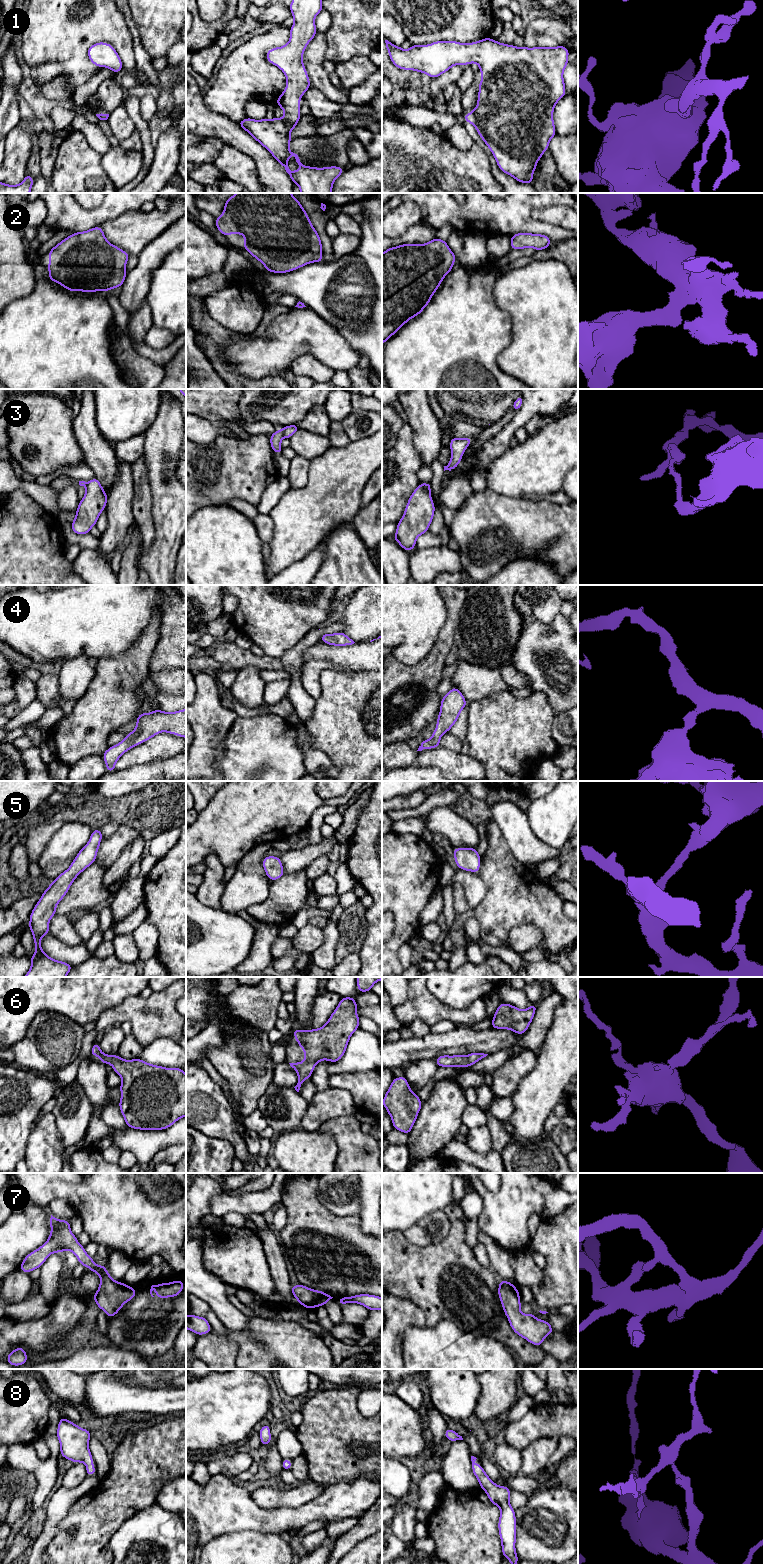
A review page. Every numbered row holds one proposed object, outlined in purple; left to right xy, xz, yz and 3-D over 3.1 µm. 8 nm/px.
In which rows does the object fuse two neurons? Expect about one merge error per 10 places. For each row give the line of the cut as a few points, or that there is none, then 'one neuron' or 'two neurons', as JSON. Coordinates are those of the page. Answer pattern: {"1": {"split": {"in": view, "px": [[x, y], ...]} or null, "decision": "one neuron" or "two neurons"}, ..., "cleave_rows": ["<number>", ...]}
{"1": {"split": null, "decision": "one neuron"}, "2": {"split": null, "decision": "one neuron"}, "3": {"split": {"in": "xz", "px": [[281, 429], [283, 436]]}, "decision": "two neurons"}, "4": {"split": null, "decision": "one neuron"}, "5": {"split": null, "decision": "one neuron"}, "6": {"split": null, "decision": "one neuron"}, "7": {"split": null, "decision": "one neuron"}, "8": {"split": null, "decision": "one neuron"}, "cleave_rows": ["3"]}

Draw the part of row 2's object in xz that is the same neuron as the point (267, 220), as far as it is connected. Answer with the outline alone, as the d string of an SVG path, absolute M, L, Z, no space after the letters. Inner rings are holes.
M236 193L226 200L222 215L218 218L215 218L215 223L217 230L226 237L230 234L243 235L245 237L245 241L242 243L244 249L248 251L254 258L260 261L265 266L265 269L269 272L287 273L310 263L323 262L322 243L320 236L316 229L313 227L310 218L302 207L301 203L291 193Z

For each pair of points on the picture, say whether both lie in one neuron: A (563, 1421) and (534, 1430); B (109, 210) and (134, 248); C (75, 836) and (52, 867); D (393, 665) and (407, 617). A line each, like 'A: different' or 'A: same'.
A: same
B: different
C: same
D: different

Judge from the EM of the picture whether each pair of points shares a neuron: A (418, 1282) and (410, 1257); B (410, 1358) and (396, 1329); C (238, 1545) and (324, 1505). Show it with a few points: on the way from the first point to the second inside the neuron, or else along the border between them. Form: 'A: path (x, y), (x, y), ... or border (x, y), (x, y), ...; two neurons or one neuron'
A: path (418, 1276), (410, 1268), (410, 1263); one neuron
B: border (419, 1326), (406, 1329), (402, 1358); two neurons
C: border (239, 1531), (258, 1531), (280, 1535); two neurons

